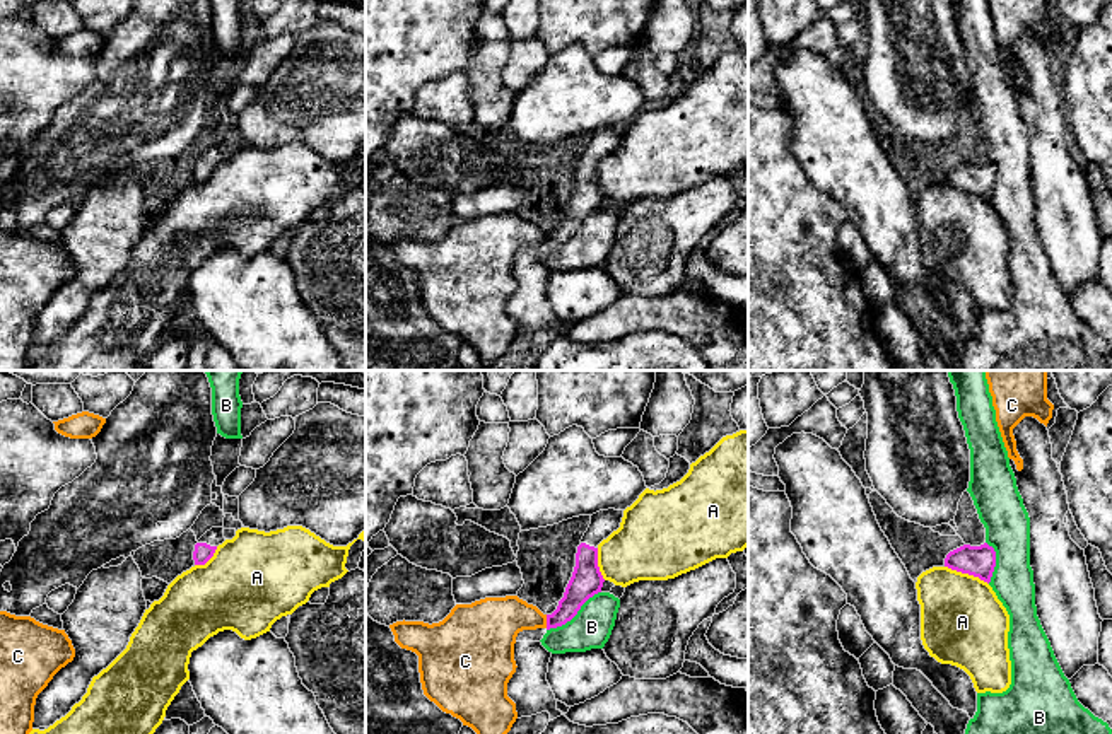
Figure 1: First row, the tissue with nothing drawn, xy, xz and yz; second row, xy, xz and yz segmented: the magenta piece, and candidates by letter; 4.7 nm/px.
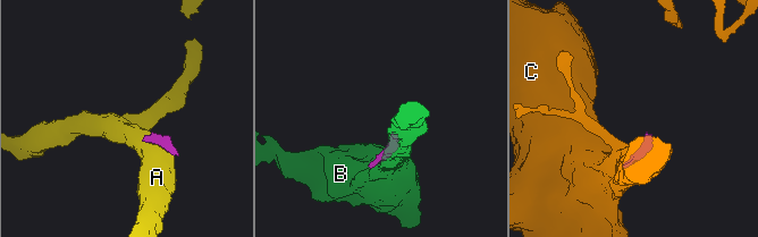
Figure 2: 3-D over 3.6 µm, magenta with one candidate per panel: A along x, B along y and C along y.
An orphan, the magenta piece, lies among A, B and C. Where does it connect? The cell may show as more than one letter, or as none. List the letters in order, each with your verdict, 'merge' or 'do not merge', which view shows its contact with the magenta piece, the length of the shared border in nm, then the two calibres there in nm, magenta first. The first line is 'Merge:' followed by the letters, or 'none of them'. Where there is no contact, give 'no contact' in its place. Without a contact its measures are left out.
Merge: none of them
A: do not merge; meets magenta in yz; contact 220 nm long; 140 nm thick on the magenta side, 400 nm on the other
B: do not merge; meets magenta in xz; contact 320 nm long; 150 nm thick on the magenta side, 190 nm on the other
C: do not merge; meets magenta in xz; contact 60 nm long; 140 nm thick on the magenta side, 240 nm on the other

